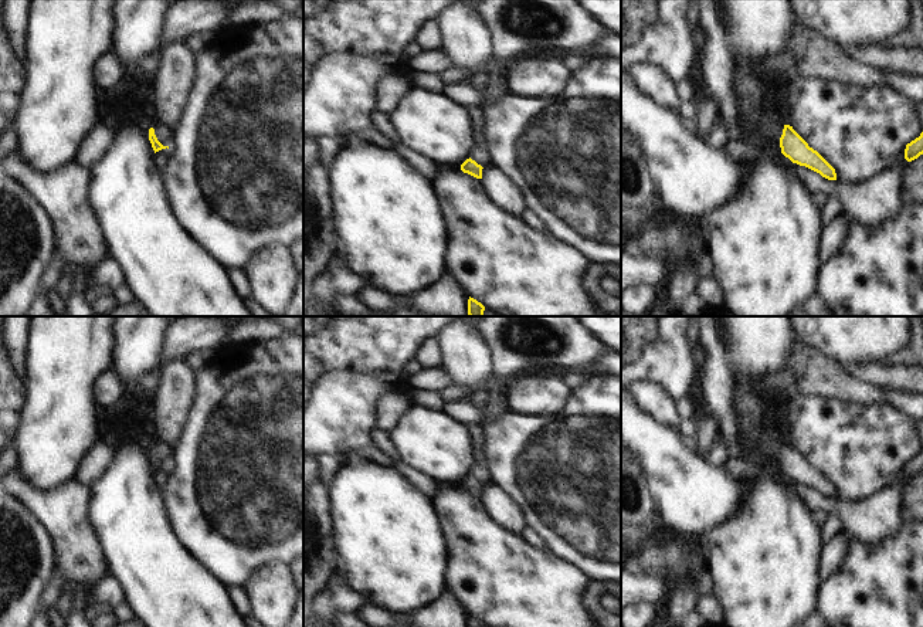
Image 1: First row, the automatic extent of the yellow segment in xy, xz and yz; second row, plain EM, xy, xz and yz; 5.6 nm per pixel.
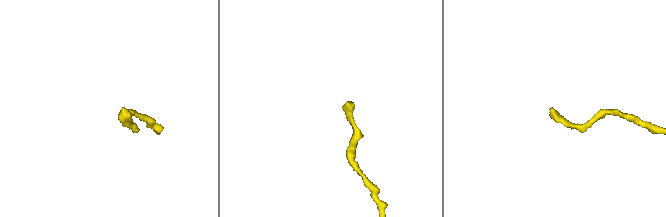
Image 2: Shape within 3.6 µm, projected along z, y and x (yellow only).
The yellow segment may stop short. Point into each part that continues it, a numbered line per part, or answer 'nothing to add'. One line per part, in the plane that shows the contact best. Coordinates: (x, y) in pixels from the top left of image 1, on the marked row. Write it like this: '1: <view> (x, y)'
1: xy (163, 134)

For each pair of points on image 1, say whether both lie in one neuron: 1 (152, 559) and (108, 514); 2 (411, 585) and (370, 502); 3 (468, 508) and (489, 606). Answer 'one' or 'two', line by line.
1: one
2: one
3: one

